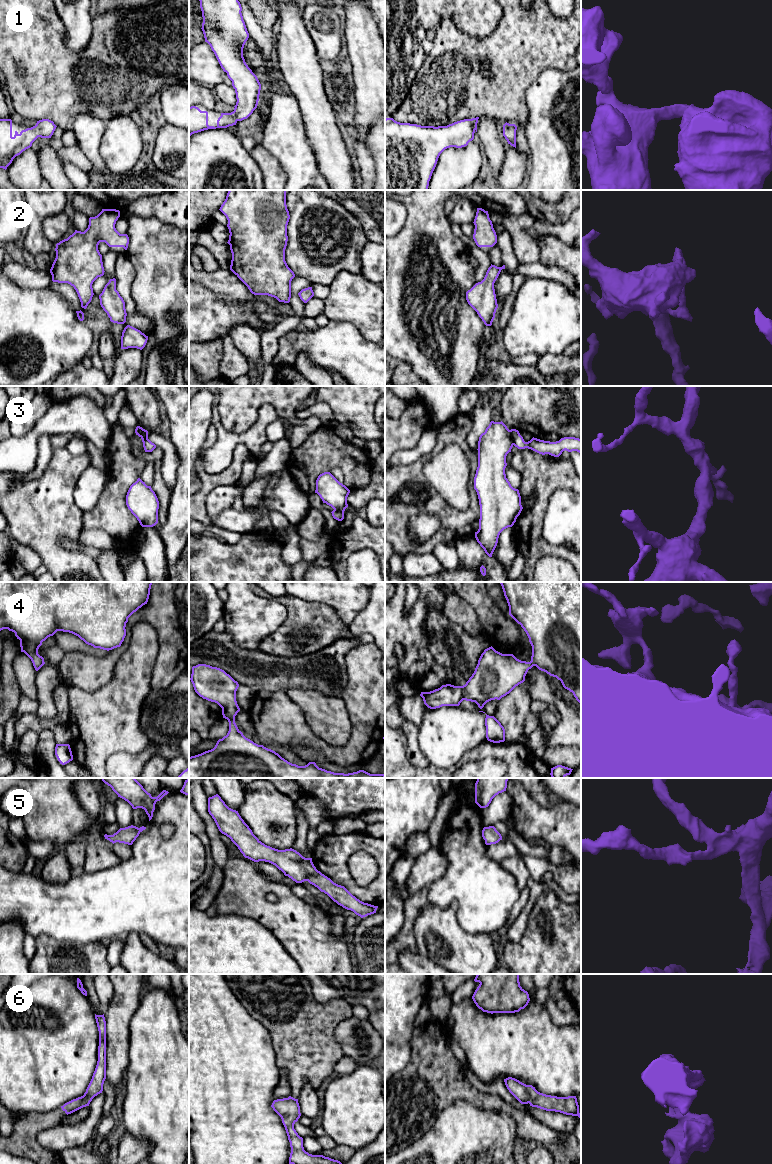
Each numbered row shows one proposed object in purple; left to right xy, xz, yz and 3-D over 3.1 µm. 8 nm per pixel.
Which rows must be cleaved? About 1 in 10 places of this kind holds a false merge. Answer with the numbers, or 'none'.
3

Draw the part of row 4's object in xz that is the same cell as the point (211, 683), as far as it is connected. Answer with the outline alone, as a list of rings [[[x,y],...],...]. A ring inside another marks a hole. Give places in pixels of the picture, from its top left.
[[[198,664],[192,667],[190,680],[200,697],[222,708],[223,718],[229,722],[229,731],[217,741],[213,749],[189,757],[189,778],[385,778],[384,774],[370,774],[364,770],[348,774],[334,773],[319,768],[315,762],[305,766],[288,762],[275,751],[246,738],[238,729],[235,716],[240,711],[236,701],[239,684],[229,674],[217,667]]]

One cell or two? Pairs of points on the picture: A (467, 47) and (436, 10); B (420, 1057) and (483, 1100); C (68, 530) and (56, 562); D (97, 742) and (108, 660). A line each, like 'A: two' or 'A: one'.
A: two
B: one
C: one
D: two

